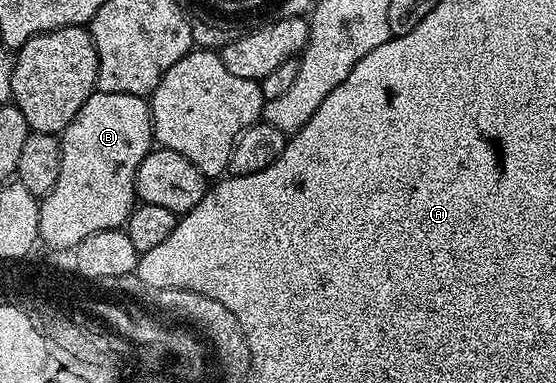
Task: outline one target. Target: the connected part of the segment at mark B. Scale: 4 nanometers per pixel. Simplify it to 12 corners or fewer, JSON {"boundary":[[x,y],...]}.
{"boundary":[[97,90],[60,136],[43,247],[123,229],[153,147],[145,97]]}

